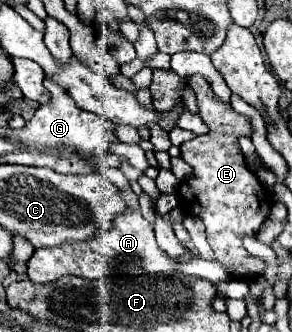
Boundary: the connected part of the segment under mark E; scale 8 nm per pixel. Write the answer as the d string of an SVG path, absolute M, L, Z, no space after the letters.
M191 77L189 85L197 93L199 115L211 127L211 131L181 145L181 157L193 167L193 177L183 181L177 191L179 207L205 223L207 241L211 243L215 261L223 263L233 277L249 279L253 275L261 275L265 269L265 261L247 253L247 249L243 247L243 235L257 235L261 223L269 217L273 197L247 167L245 157L237 145L237 139L241 135L251 135L251 125L243 115L221 103L203 77Z

